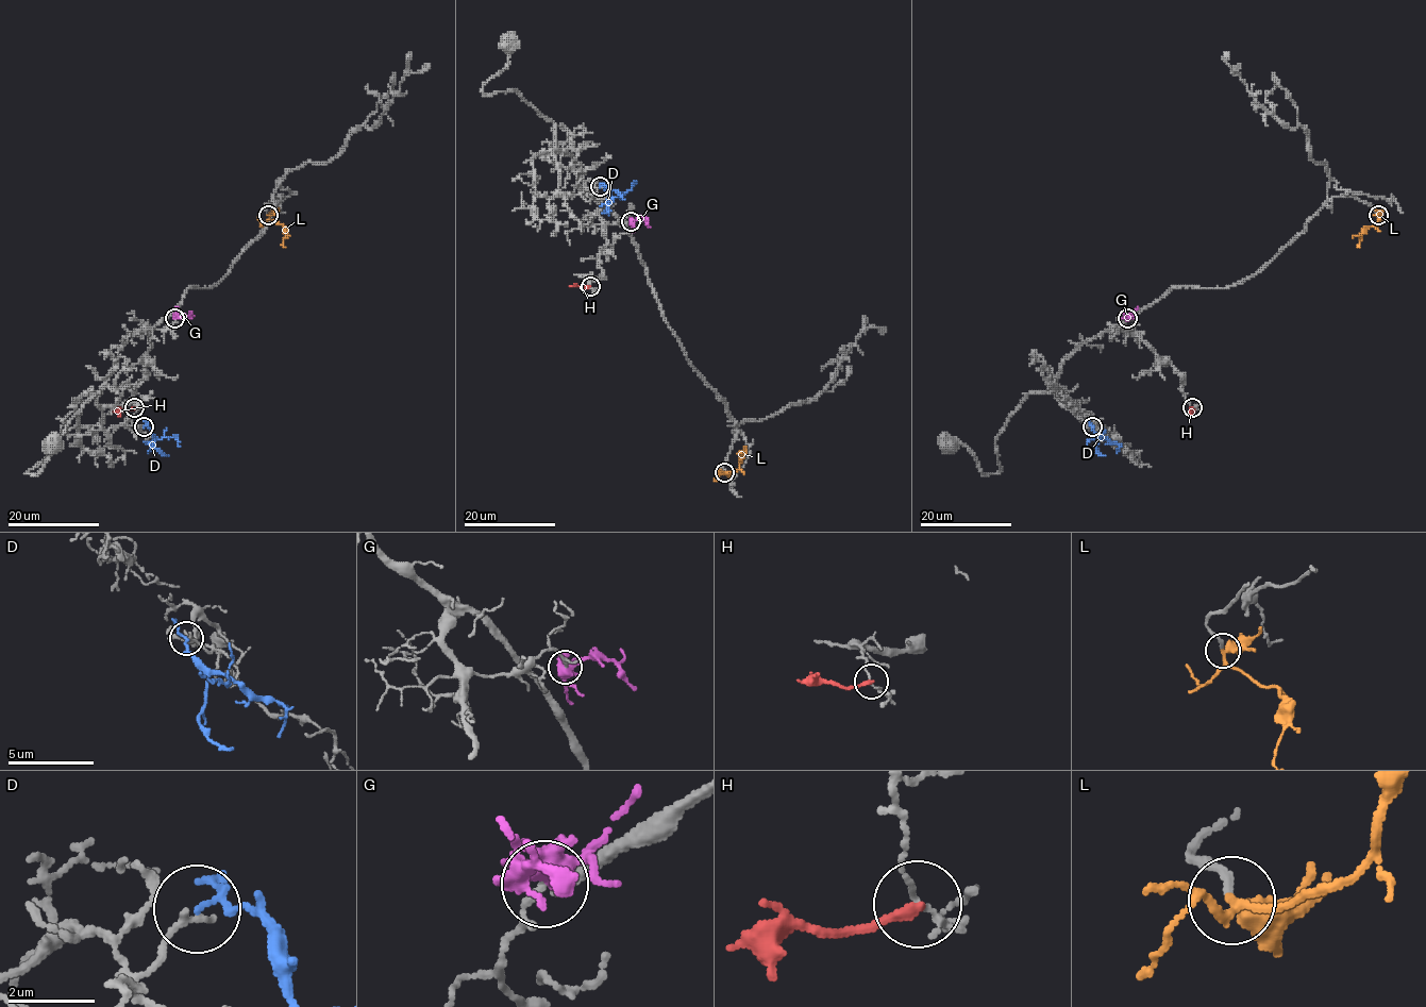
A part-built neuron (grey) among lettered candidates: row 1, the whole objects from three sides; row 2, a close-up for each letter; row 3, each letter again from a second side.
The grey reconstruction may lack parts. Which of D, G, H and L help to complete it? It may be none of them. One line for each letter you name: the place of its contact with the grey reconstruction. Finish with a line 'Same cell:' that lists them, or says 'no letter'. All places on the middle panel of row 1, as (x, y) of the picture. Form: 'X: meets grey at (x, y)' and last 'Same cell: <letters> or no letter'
L: meets grey at (724, 472)
Same cell: L

